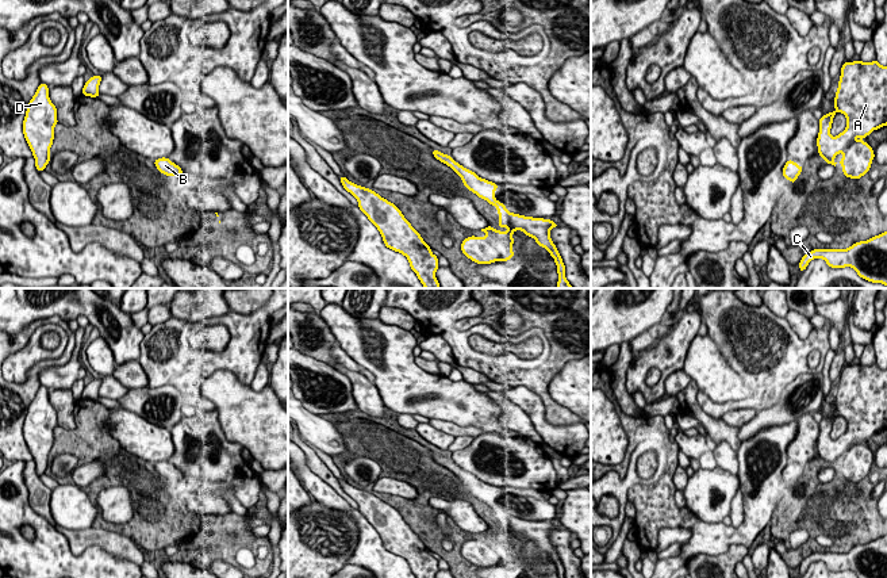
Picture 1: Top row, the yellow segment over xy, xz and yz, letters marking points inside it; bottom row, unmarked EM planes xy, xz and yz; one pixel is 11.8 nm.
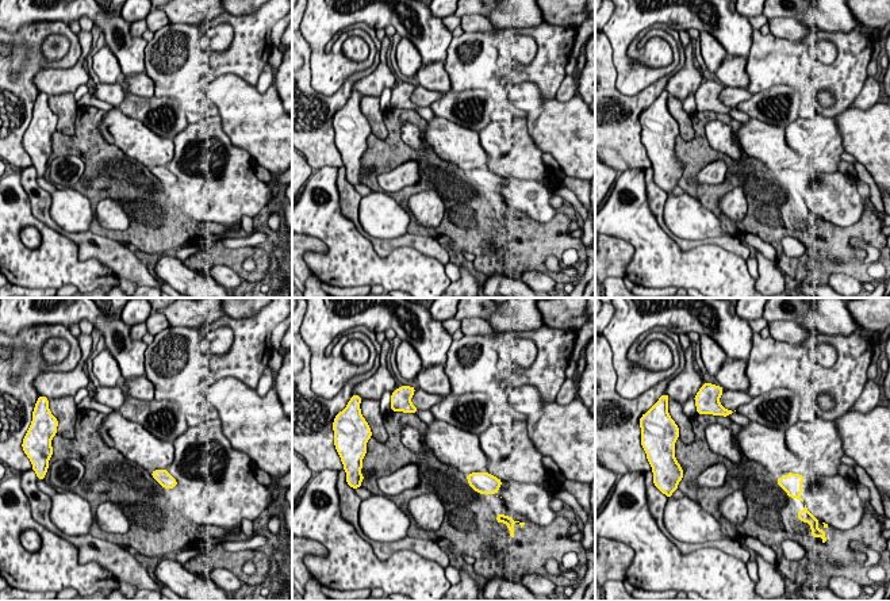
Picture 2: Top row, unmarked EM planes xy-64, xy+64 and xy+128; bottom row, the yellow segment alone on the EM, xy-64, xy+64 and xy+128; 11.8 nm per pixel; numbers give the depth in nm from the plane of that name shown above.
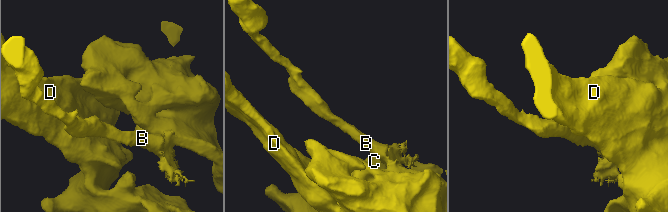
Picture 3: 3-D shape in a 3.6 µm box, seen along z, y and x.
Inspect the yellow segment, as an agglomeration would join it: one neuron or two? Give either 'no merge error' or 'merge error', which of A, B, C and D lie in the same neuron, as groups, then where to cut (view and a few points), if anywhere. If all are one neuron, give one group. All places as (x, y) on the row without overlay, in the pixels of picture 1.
merge error; A C D / B; cut in xz along (480, 481), (475, 486), (464, 486)

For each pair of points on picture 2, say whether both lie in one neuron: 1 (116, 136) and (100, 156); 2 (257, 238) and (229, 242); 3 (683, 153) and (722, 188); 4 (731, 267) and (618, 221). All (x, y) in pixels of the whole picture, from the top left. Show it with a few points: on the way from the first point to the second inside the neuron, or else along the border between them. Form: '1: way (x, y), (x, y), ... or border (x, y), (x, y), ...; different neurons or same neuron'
1: border (106, 113), (99, 125), (100, 134), (137, 160); different neurons
2: way (250, 241), (236, 242); same neuron
3: way (687, 169), (687, 184), (694, 191), (706, 191); same neuron
4: way (702, 267), (675, 267), (647, 238); same neuron

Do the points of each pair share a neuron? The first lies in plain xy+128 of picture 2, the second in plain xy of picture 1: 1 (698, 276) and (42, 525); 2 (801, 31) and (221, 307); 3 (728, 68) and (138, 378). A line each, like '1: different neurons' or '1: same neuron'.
1: same neuron
2: different neurons
3: same neuron

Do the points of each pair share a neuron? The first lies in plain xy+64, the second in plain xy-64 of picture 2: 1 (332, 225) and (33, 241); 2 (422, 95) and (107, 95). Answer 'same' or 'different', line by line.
1: different
2: same

